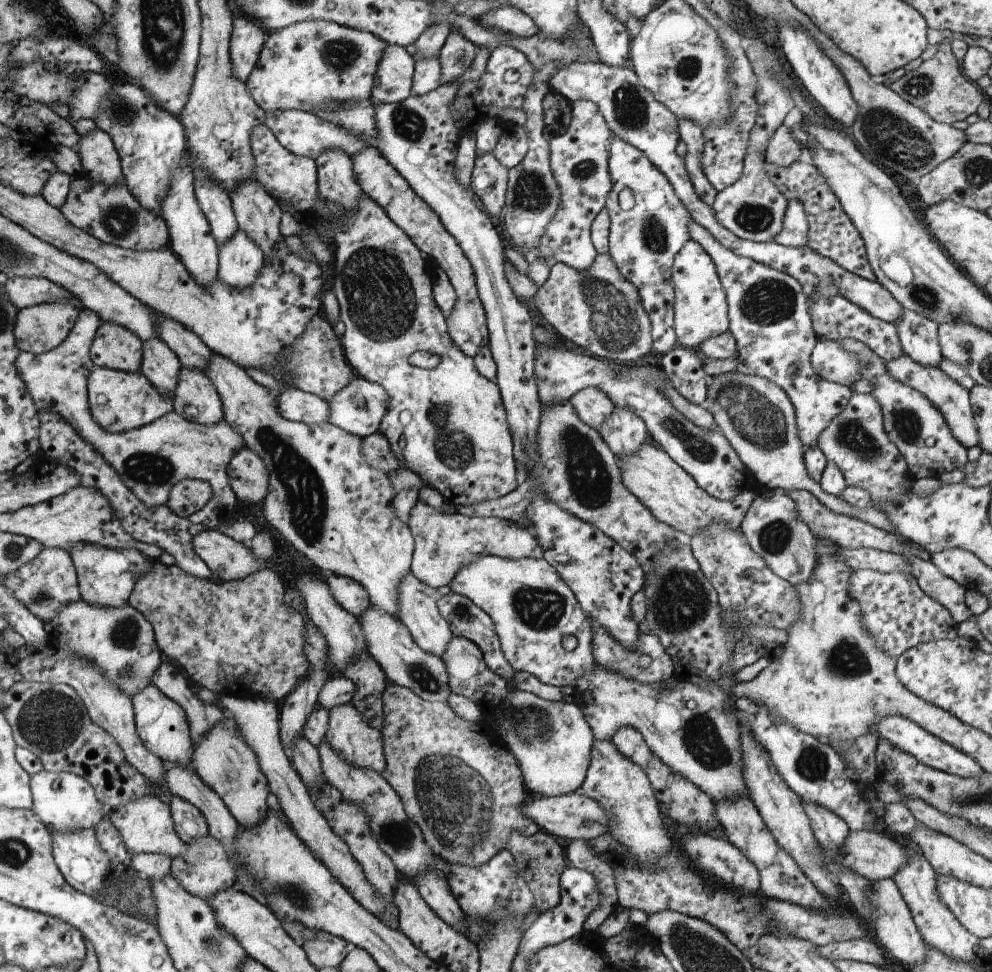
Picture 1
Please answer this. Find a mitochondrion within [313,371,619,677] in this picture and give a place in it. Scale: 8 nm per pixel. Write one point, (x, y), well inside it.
(589, 478)

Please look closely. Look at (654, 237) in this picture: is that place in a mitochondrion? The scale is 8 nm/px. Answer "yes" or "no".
yes

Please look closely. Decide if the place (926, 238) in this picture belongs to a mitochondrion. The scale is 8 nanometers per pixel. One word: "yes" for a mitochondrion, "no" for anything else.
no

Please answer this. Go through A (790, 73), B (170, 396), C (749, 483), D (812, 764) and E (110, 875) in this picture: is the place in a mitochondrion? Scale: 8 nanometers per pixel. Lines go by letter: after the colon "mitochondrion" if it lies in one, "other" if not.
A: other
B: other
C: other
D: mitochondrion
E: other

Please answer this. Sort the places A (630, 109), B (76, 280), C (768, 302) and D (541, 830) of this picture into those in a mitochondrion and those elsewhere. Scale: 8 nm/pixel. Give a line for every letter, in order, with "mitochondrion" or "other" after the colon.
A: mitochondrion
B: other
C: mitochondrion
D: other

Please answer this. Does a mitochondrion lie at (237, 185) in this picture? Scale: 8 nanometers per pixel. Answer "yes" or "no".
no

